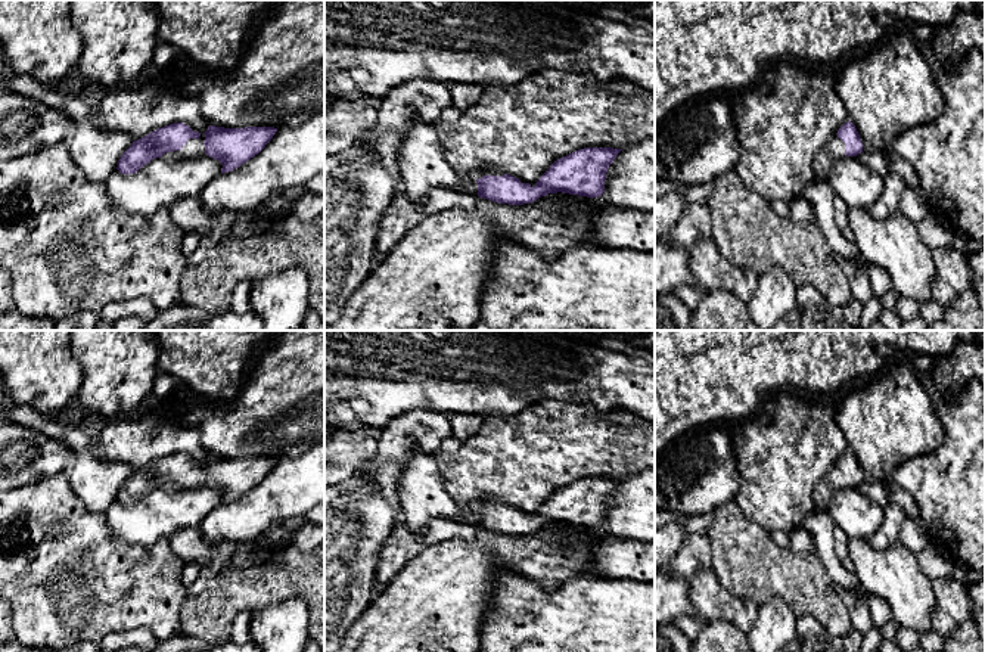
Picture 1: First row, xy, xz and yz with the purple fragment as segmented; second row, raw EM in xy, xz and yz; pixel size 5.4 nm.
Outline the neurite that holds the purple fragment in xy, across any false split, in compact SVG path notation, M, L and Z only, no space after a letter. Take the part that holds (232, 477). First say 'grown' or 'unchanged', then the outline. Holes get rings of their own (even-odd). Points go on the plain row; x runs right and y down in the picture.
grown | M174 453L134 471L119 488L116 500L121 504L134 504L152 490L174 482L178 488L208 485L221 493L221 504L224 504L258 485L276 462L274 457L224 459L209 456L201 465L183 453Z

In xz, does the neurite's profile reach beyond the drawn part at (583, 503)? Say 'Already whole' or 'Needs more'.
Needs more

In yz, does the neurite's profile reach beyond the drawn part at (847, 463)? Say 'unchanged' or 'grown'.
grown

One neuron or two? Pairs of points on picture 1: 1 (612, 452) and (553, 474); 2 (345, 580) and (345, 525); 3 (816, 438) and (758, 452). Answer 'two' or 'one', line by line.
1: one
2: one
3: one

